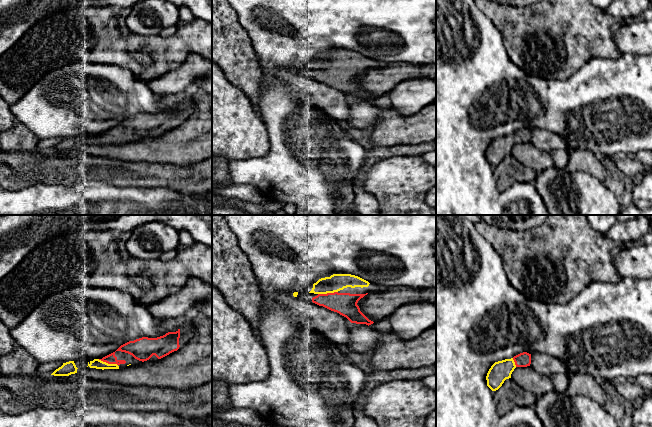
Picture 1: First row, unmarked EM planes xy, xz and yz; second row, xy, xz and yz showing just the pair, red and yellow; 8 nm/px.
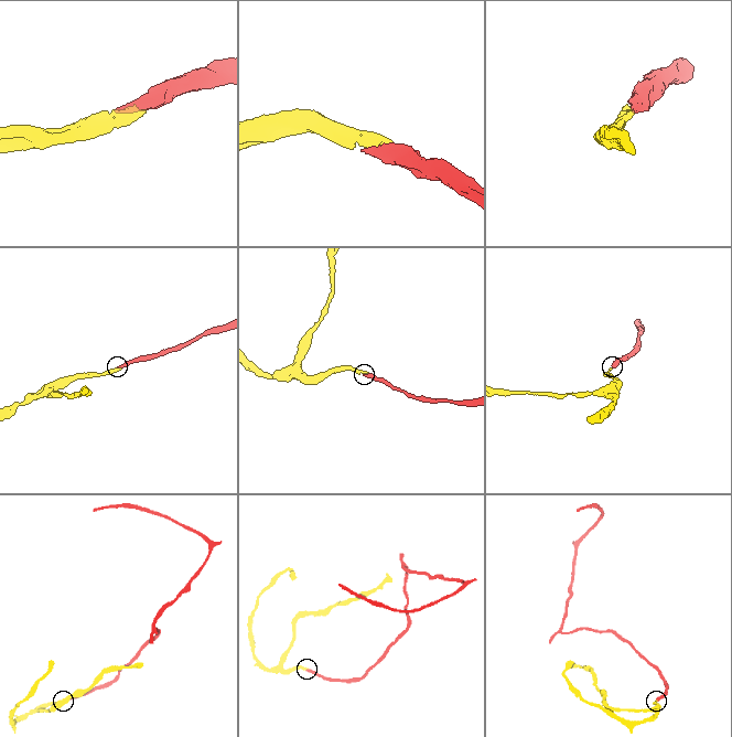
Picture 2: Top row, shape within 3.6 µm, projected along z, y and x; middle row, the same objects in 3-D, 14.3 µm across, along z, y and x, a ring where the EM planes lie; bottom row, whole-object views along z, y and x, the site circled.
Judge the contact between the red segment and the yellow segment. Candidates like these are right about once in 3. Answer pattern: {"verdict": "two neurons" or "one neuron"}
{"verdict": "one neuron"}

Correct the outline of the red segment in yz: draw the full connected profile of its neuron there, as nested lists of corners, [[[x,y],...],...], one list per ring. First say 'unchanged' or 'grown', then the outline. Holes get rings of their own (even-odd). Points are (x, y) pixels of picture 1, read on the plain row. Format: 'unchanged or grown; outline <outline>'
grown; outline [[[527,128],[520,129],[511,135],[495,138],[487,149],[487,162],[492,167],[498,166],[506,155],[511,154],[516,143],[527,143],[530,140],[531,130]]]

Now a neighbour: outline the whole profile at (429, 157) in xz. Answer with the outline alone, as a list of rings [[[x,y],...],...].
[[[436,150],[428,151],[421,155],[423,160],[436,170]]]

